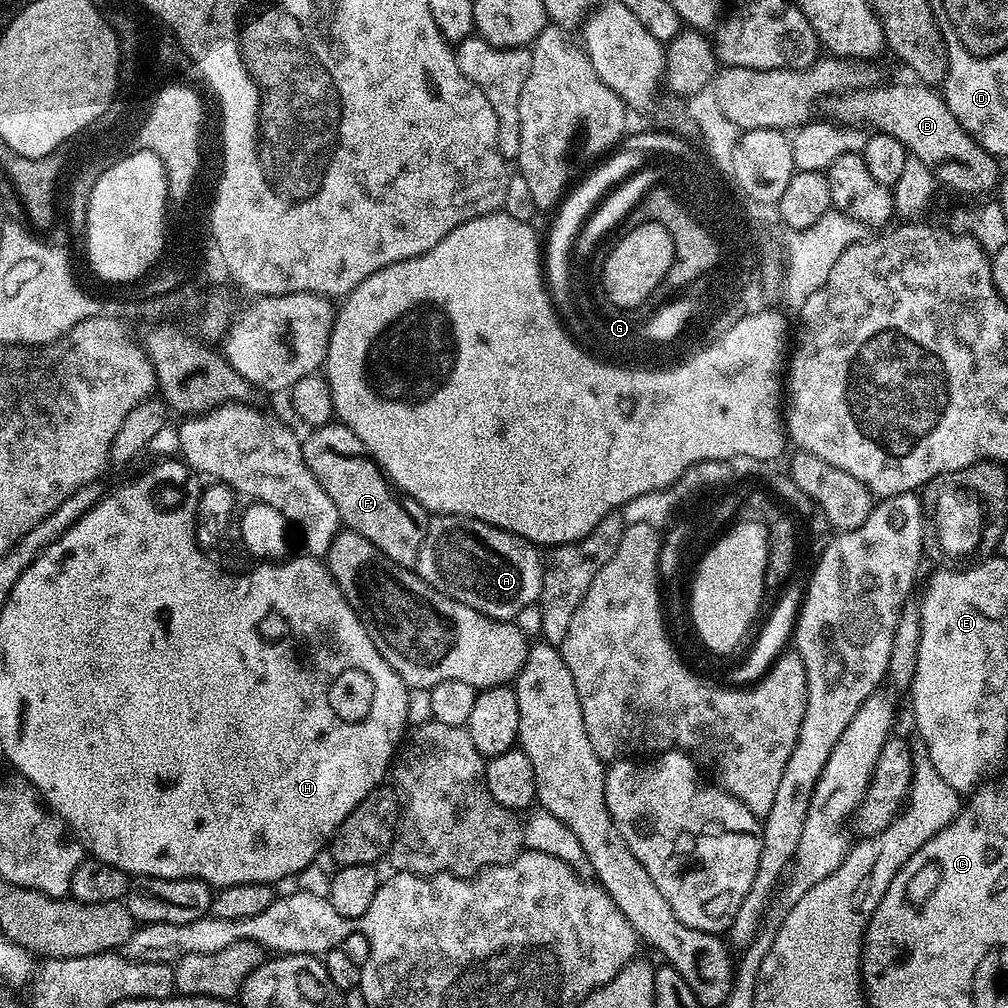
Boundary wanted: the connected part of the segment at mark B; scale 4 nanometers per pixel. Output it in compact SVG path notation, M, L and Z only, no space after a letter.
M919 82L911 83L890 84L886 88L884 88L885 86L858 88L837 95L829 103L833 104L828 108L827 119L845 128L875 130L898 138L898 142L902 142L902 146L906 146L911 155L917 156L926 166L932 168L934 176L943 187L945 184L946 187L953 188L954 191L961 192L964 196L976 196L972 198L987 197L984 196L987 192L995 193L1002 175L1002 169L996 165L999 164L997 157L991 156L985 148L978 146L976 139L962 127L958 118L954 118L954 114L950 114L950 106L935 87Z

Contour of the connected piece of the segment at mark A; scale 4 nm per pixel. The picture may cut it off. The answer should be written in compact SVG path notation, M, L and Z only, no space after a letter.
M436 514L429 519L414 571L434 590L495 620L512 622L520 610L539 601L544 565L536 552L537 545L513 532L469 516Z

